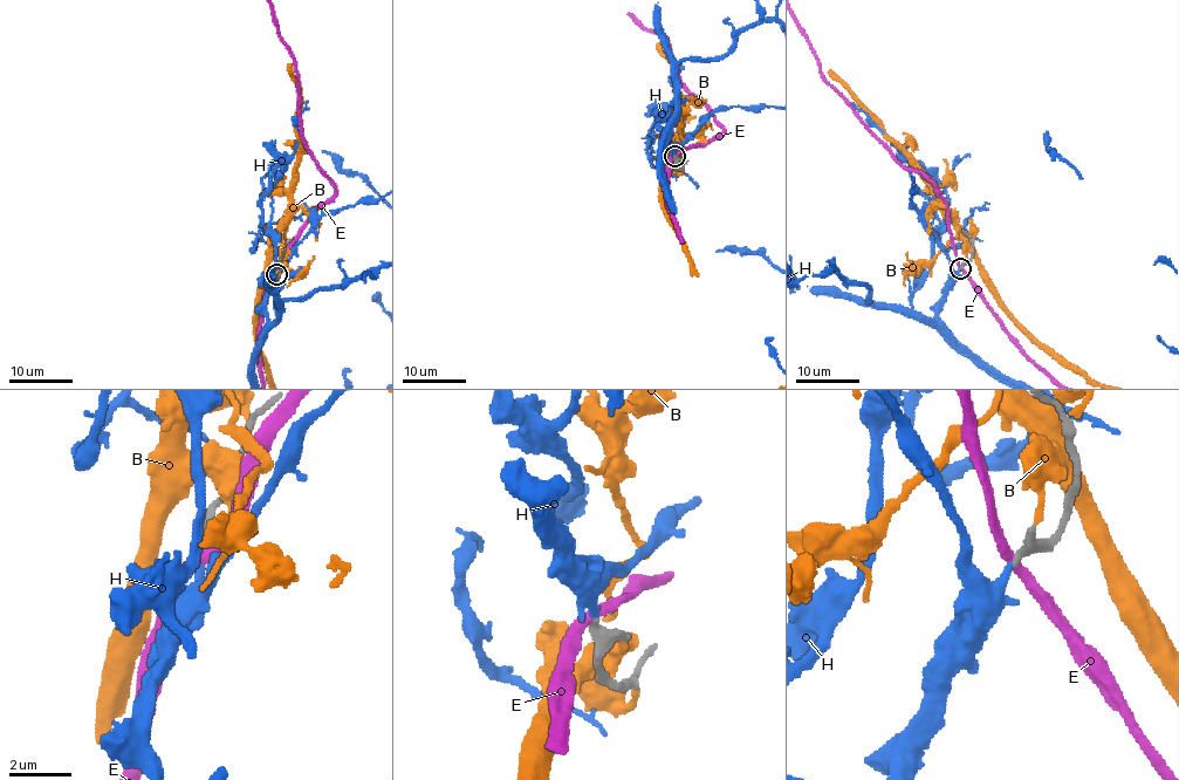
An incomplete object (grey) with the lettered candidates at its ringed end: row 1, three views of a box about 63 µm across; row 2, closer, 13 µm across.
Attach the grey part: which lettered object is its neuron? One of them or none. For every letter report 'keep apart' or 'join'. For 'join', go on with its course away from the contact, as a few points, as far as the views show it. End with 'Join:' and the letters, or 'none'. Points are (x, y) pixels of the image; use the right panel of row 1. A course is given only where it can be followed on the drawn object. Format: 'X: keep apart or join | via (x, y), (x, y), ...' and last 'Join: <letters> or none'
B: keep apart
E: keep apart
H: join
Join: H

